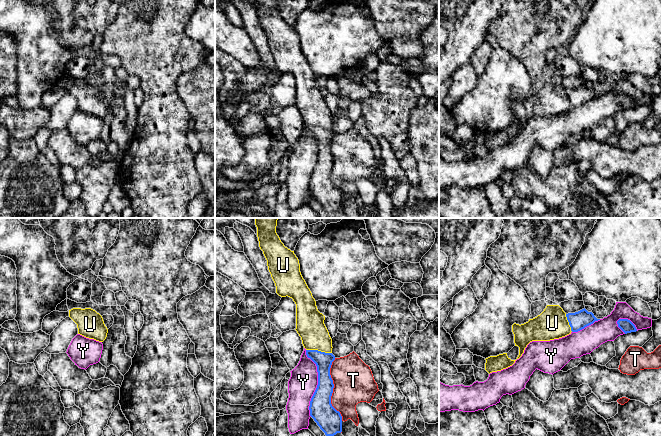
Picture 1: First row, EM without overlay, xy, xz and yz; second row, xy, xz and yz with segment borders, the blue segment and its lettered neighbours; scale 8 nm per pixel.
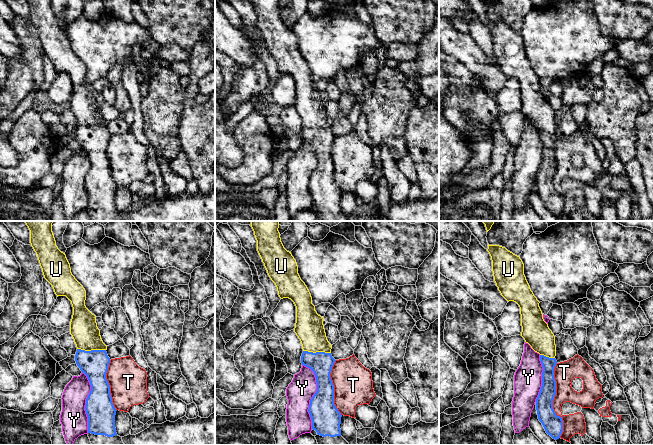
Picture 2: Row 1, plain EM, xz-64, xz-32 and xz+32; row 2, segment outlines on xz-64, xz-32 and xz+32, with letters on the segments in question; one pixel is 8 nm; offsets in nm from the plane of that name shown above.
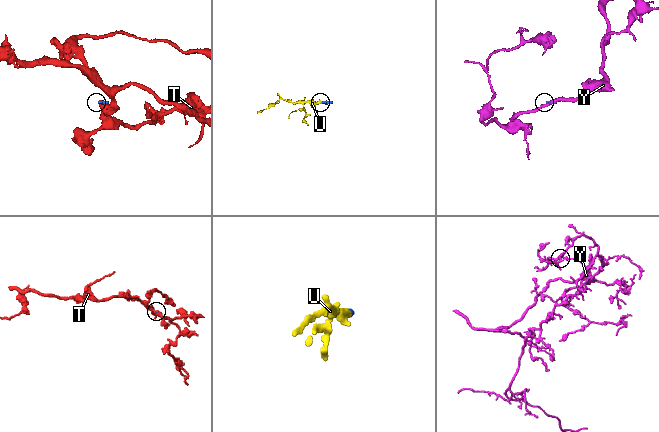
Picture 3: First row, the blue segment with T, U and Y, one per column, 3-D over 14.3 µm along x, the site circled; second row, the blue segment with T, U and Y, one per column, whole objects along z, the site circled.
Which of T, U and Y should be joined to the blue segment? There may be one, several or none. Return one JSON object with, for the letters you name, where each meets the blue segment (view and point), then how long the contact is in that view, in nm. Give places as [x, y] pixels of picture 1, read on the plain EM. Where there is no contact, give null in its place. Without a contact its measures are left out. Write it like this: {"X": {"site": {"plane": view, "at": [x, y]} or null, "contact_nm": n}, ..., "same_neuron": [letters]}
{"U": {"site": {"plane": "xz", "at": [319, 127]}, "contact_nm": 220}, "same_neuron": ["U"]}

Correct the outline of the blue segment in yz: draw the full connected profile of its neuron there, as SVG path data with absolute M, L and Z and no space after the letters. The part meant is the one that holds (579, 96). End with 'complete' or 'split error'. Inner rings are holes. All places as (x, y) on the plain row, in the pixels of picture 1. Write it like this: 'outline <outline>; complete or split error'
outline M547 81L544 87L524 100L512 101L515 122L519 123L519 135L532 117L550 117L578 108L598 97L585 84L566 90L559 81Z; split error

